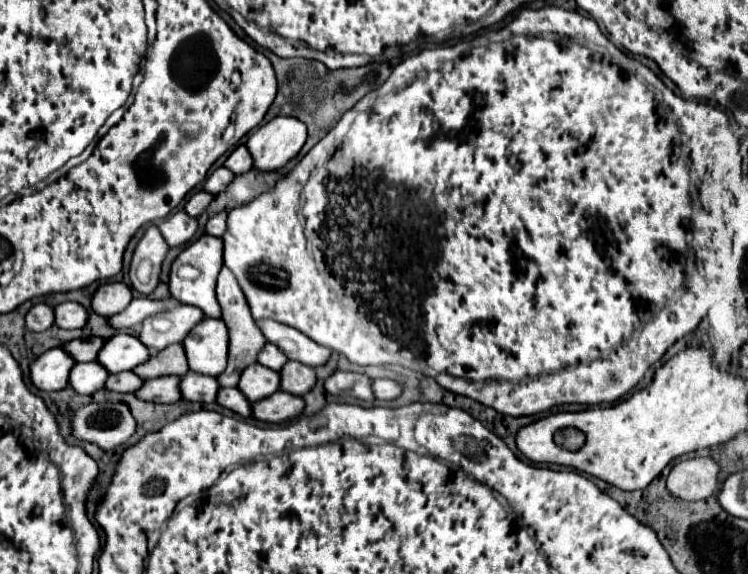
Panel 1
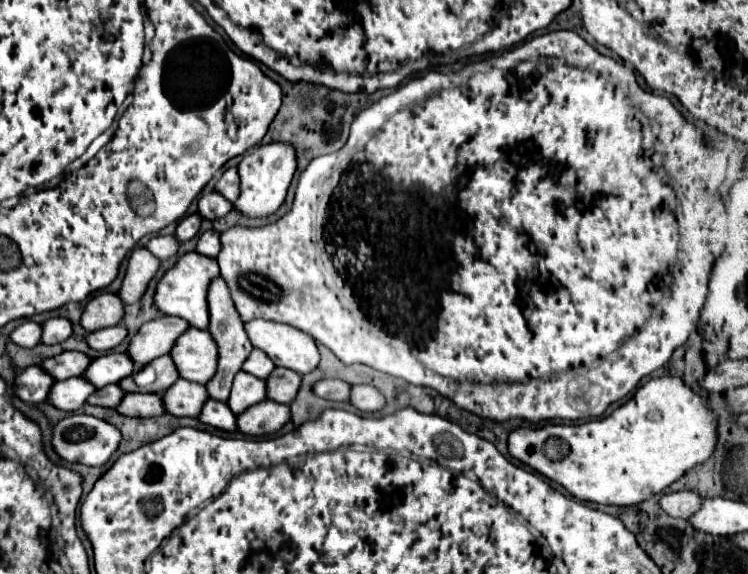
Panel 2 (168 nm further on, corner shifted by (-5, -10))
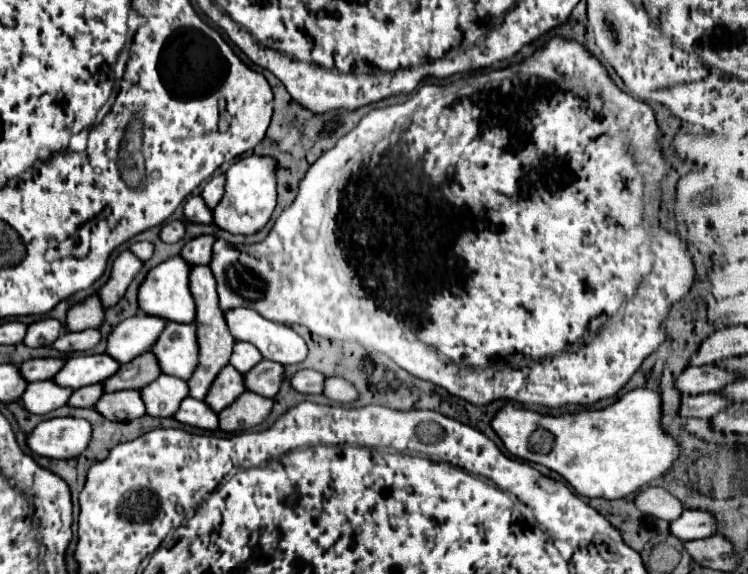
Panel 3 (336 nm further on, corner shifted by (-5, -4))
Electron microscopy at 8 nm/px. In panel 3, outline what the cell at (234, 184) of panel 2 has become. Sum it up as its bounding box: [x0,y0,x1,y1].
[200,175,224,209]

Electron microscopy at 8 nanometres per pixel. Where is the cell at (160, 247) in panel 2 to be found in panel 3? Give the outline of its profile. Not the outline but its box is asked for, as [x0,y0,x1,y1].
[128,241,154,261]

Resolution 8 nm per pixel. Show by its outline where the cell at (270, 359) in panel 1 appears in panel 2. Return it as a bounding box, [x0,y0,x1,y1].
[244,349,274,379]

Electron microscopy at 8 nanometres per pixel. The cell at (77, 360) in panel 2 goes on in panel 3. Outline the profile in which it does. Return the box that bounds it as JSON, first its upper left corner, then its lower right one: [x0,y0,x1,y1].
[18,359,64,383]

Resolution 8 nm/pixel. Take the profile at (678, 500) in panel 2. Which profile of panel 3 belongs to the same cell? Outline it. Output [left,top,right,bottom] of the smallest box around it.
[634,487,682,521]

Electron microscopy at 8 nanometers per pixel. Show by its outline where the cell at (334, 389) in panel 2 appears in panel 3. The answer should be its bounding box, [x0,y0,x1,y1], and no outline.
[290,369,324,395]

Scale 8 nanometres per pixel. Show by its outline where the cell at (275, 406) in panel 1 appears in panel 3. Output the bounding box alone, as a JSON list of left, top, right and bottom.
[218,391,272,433]

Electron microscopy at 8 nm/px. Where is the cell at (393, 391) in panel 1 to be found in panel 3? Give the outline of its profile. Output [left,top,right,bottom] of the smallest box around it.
[322,377,358,403]

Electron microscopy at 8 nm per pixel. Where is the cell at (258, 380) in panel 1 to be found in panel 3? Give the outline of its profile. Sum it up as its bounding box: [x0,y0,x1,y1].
[204,365,244,413]

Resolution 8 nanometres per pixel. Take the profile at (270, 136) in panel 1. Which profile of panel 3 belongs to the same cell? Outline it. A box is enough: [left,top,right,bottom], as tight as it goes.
[212,157,276,235]

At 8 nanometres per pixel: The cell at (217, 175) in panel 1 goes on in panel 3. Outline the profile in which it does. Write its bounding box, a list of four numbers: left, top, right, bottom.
[184,195,212,225]

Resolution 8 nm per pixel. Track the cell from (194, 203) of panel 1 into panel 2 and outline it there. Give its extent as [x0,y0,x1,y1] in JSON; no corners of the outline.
[176,213,202,241]

